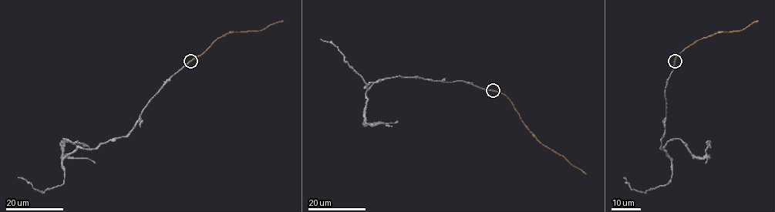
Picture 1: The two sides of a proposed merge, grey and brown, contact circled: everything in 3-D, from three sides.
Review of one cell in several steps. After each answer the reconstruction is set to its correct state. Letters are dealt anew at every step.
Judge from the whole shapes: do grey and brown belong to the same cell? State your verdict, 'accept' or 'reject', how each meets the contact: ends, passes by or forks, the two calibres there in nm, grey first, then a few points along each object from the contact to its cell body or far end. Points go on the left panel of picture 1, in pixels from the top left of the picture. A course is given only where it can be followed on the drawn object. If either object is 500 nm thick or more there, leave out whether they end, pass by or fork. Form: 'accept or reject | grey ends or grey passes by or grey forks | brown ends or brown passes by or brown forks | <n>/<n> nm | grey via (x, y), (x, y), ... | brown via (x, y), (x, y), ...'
accept | grey ends | brown ends | 190/380 nm | grey via (190, 61), (126, 136), (68, 155), (61, 185), (42, 192), (18, 178) | brown via (190, 61), (228, 33), (261, 31), (284, 21)

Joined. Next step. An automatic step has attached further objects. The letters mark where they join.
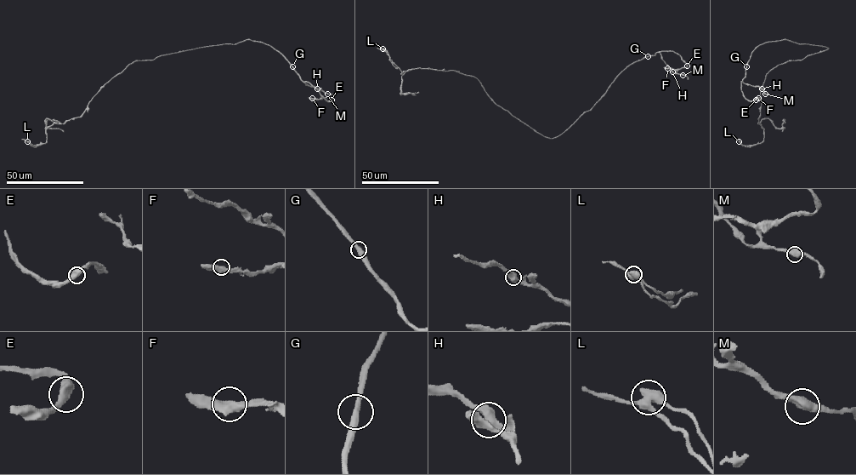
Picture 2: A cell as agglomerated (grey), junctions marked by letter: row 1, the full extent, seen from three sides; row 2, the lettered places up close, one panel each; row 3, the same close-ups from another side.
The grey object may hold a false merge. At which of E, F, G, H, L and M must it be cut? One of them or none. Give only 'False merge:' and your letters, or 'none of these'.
False merge: L

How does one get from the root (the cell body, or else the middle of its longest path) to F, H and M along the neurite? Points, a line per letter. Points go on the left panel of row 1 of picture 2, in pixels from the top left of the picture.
F: (181, 51), (248, 39), (262, 42), (277, 50), (299, 77), (309, 82), (326, 100), (331, 99), (312, 98)
H: (181, 51), (235, 44), (248, 39), (262, 42), (277, 50), (303, 81), (317, 88)
M: (181, 51), (235, 44), (248, 39), (262, 42), (277, 50), (308, 85), (327, 94)

